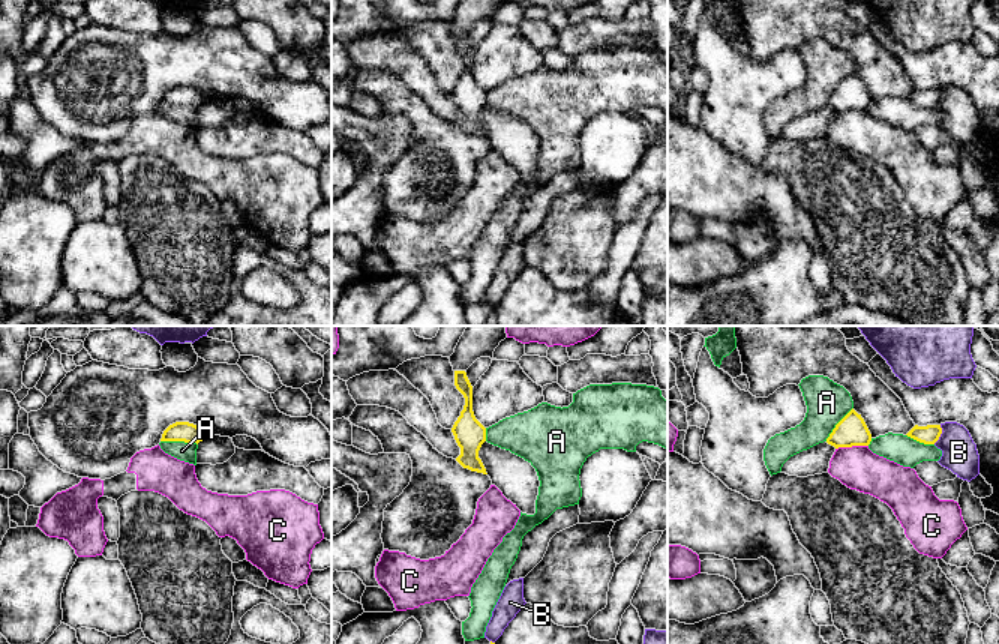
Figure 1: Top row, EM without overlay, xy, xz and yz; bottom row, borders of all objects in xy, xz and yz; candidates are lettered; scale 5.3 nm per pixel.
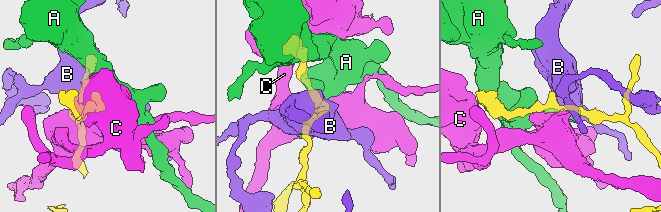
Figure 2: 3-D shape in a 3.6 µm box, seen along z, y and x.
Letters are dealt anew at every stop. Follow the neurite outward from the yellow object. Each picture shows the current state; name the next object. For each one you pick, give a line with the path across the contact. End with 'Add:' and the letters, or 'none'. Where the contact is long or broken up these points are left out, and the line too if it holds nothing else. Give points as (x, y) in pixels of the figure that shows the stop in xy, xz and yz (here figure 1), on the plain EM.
Add: none

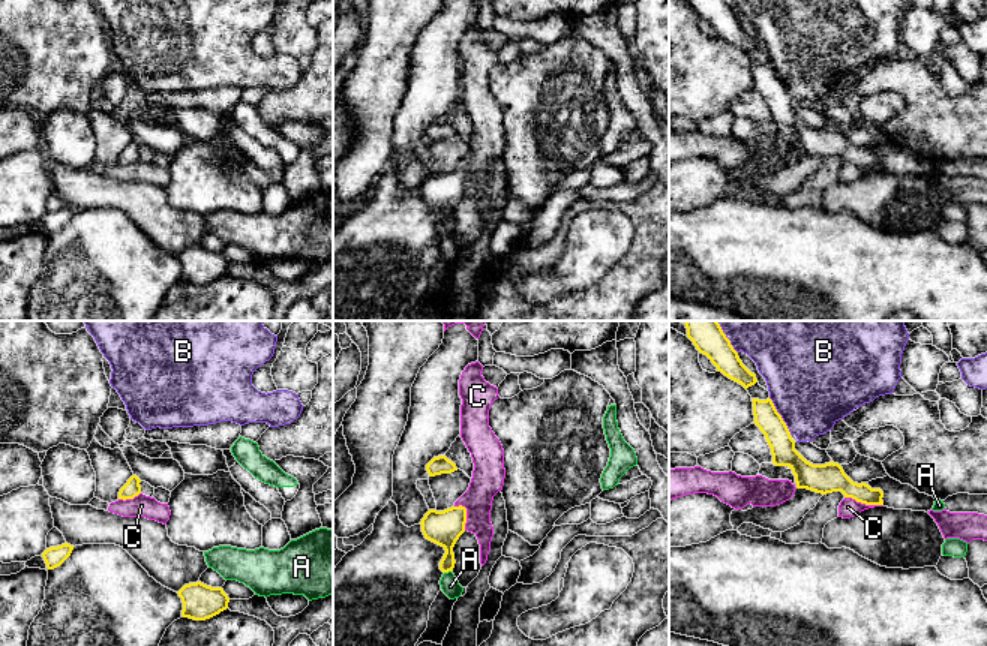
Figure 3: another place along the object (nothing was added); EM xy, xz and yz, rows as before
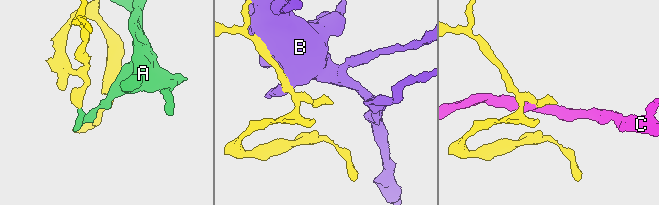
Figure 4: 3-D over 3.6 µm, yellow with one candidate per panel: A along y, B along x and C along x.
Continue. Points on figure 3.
Add: none

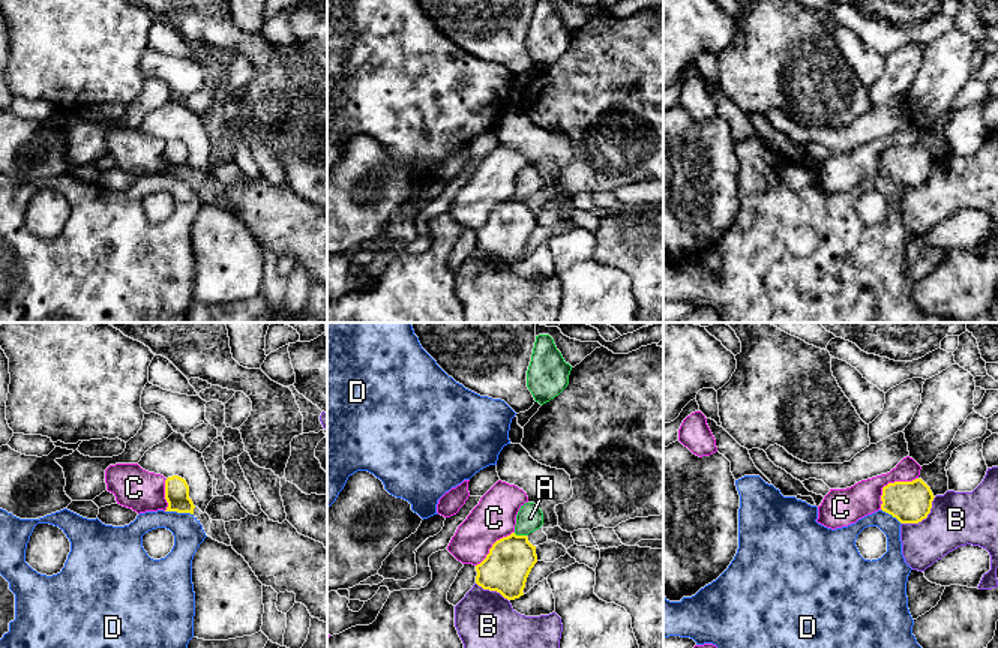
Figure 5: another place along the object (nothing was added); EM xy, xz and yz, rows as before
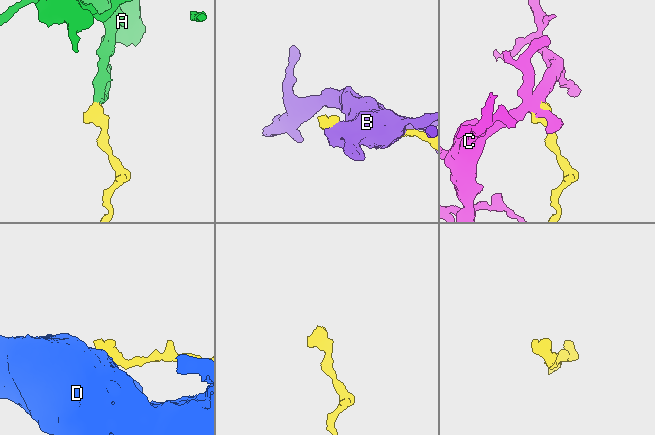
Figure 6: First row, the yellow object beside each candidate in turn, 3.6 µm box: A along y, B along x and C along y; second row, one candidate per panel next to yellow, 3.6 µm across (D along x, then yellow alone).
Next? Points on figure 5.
A: runs through xz (506, 231), (515, 218), (520, 200), (530, 182)
Add: A

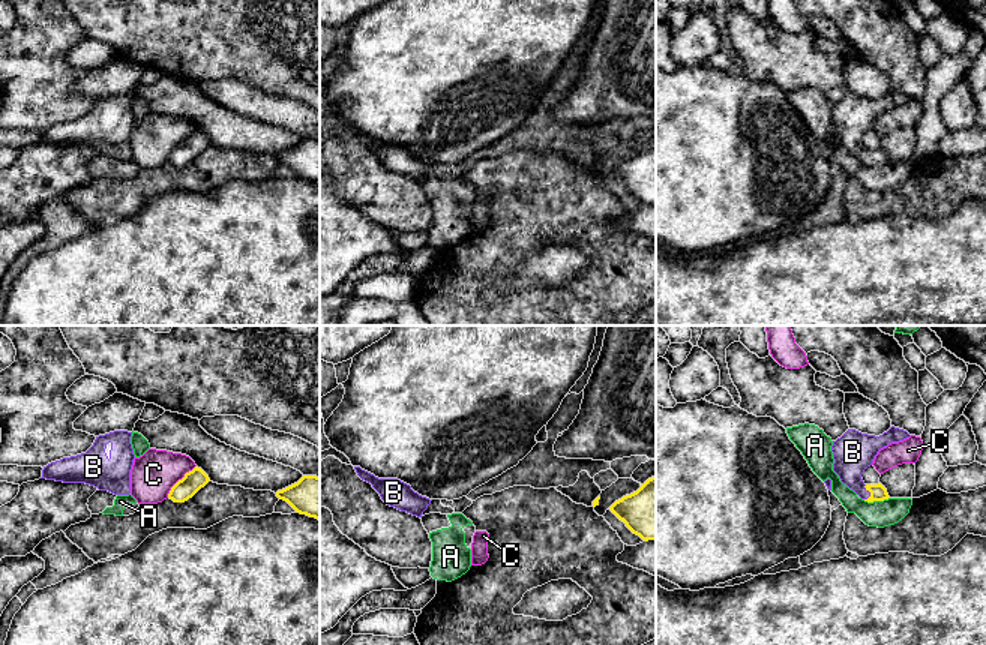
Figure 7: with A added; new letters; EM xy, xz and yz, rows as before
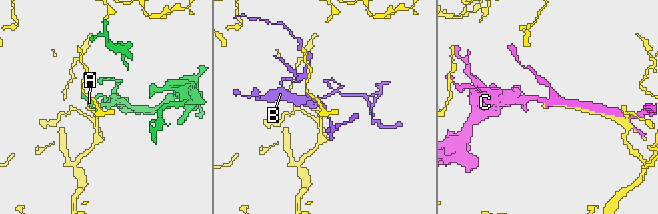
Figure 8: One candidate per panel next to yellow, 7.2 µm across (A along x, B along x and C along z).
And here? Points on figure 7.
B: runs through yz (878, 156), (869, 155), (853, 143), (853, 116)
Add: B

